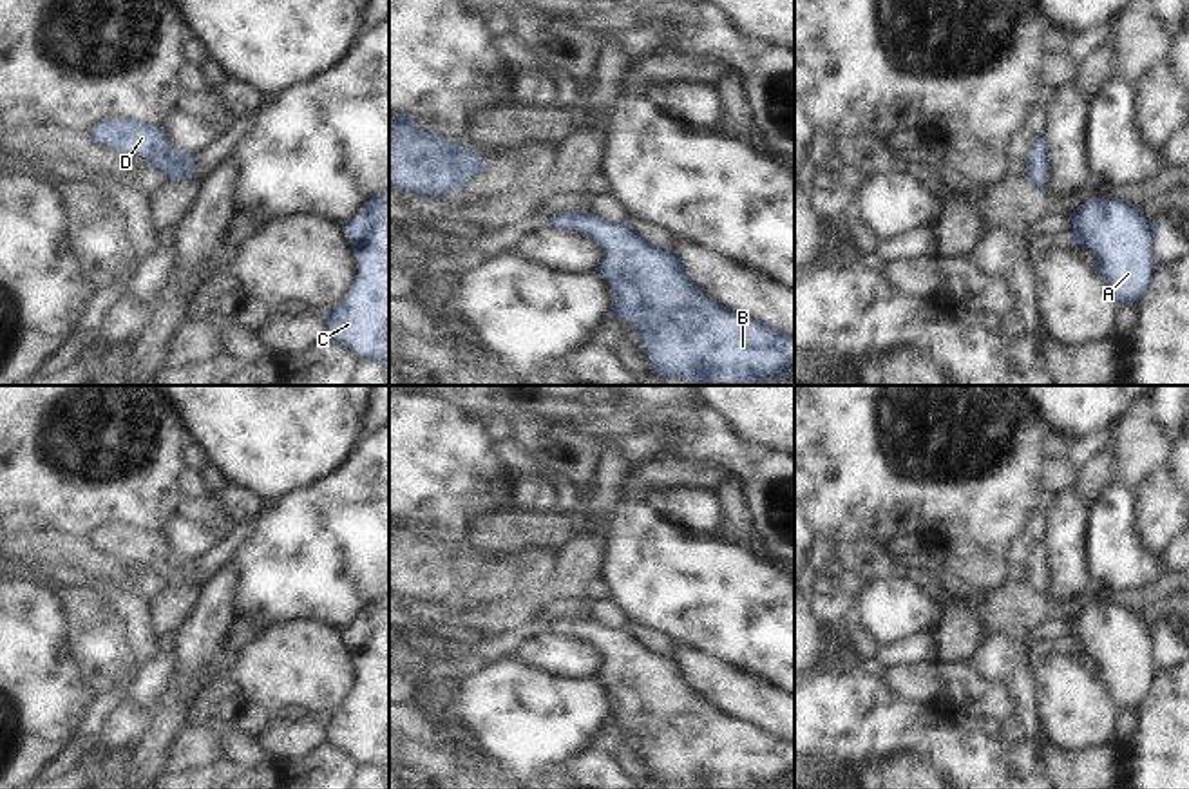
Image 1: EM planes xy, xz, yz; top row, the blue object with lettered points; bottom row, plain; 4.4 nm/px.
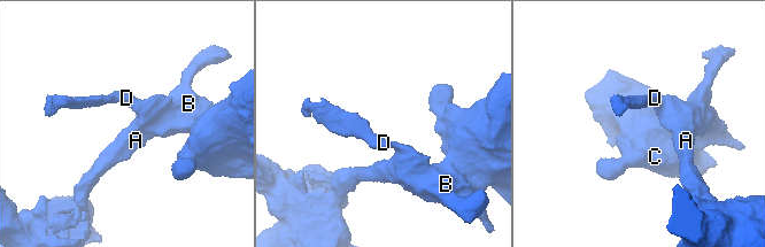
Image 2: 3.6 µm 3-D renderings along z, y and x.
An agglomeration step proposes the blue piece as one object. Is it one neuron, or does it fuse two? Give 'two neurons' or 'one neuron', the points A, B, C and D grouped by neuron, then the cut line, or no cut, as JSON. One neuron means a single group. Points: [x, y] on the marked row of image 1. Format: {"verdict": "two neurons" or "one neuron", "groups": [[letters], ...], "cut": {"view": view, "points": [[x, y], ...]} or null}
{"verdict": "one neuron", "groups": [["A", "B", "C", "D"]], "cut": null}

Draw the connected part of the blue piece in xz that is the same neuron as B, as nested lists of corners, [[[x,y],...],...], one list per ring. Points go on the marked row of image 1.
[[[565,212],[550,219],[556,226],[583,233],[604,248],[597,271],[614,293],[612,315],[637,329],[652,371],[700,385],[753,385],[787,376],[794,369],[794,335],[718,304],[690,279],[675,252],[652,244],[632,224],[608,223],[588,212]]]

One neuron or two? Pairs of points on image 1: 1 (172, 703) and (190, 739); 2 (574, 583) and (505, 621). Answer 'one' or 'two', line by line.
1: two
2: one

